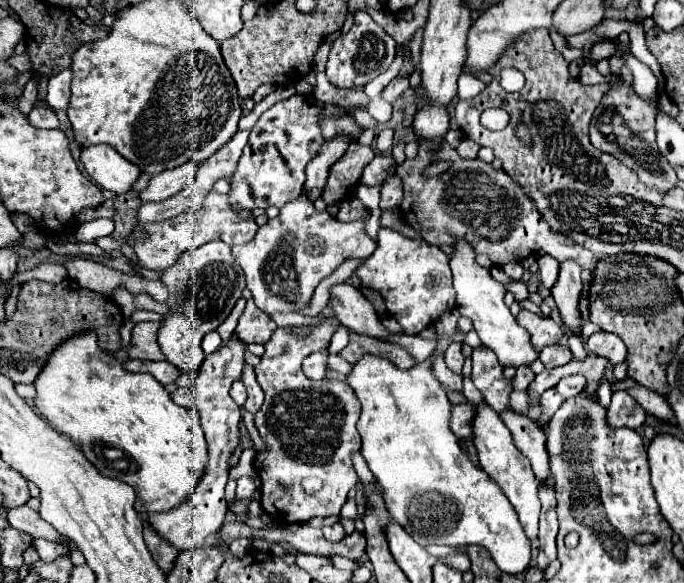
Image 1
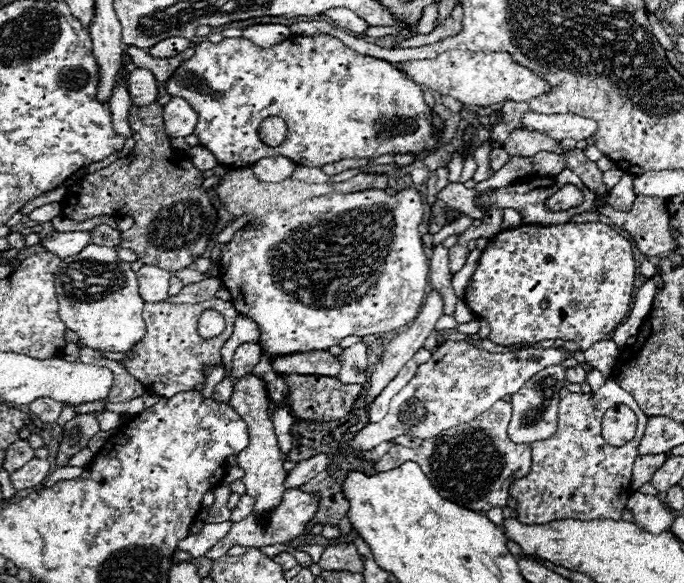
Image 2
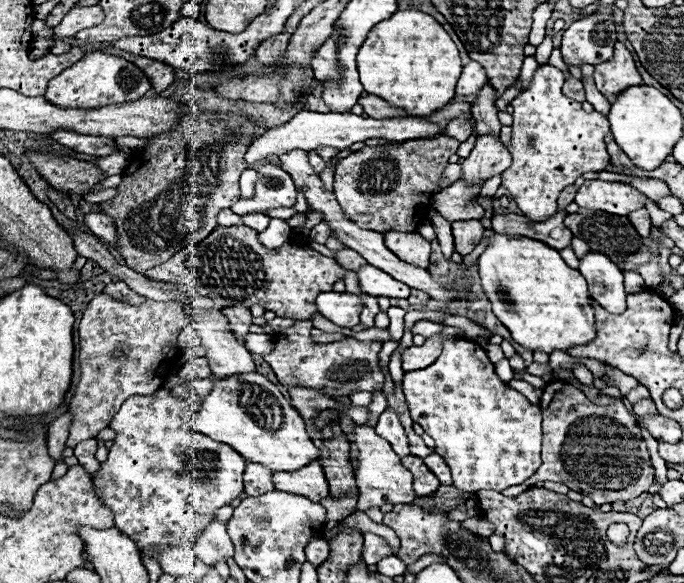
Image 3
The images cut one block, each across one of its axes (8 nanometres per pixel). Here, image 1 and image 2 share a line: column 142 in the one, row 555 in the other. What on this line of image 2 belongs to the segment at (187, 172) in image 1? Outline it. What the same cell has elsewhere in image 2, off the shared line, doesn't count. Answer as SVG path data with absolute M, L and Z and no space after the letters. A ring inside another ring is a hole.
M222 522L222 524L204 524L204 528L198 534L192 534L184 540L180 540L178 550L180 552L188 552L192 558L204 556L218 540L222 540L228 530L230 530L232 522Z

